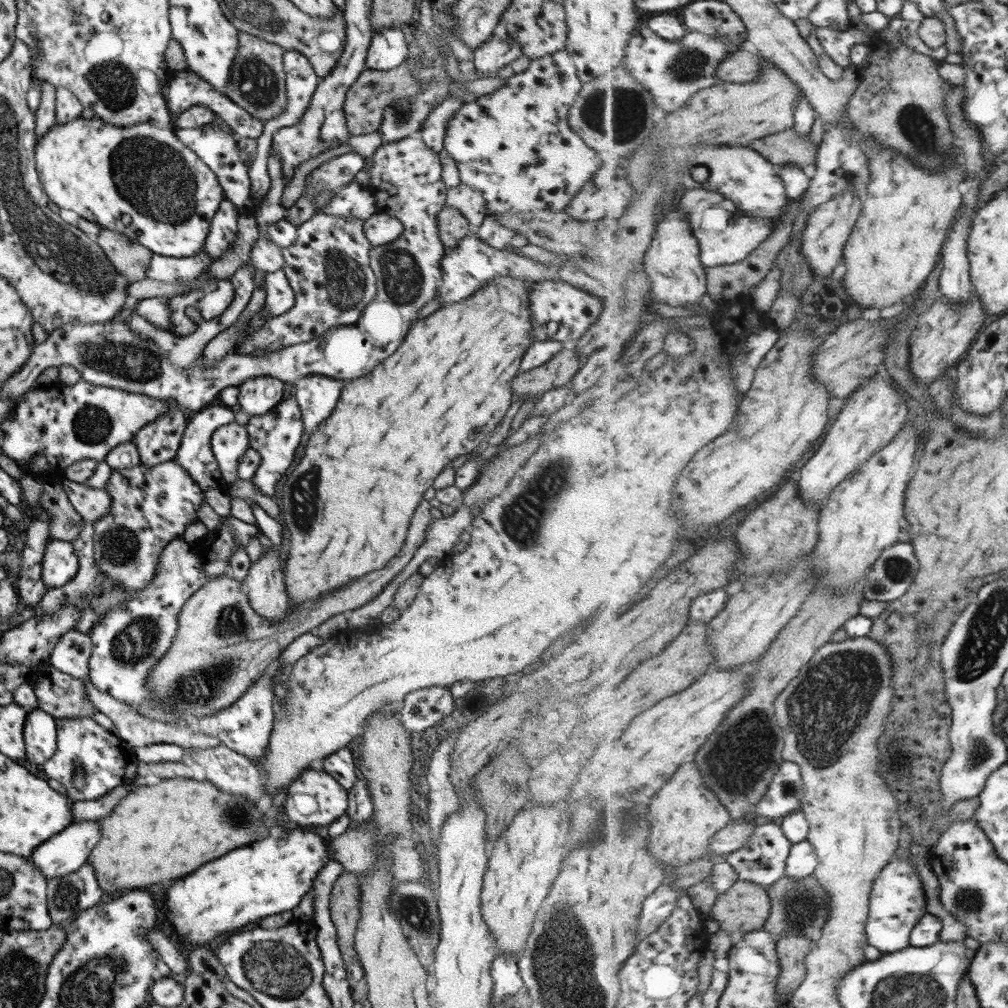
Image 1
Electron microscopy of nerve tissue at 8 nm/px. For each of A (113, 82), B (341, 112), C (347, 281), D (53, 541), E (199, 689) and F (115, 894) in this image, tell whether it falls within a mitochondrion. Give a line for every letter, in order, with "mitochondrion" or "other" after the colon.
A: mitochondrion
B: other
C: mitochondrion
D: other
E: mitochondrion
F: other

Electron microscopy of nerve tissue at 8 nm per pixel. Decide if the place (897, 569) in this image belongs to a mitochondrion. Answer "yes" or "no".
yes

